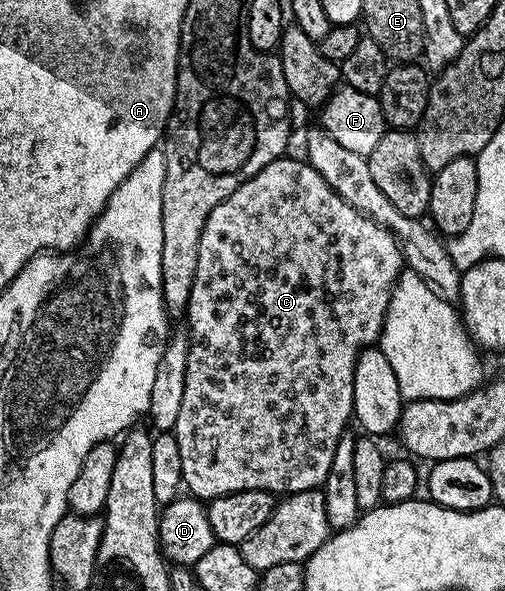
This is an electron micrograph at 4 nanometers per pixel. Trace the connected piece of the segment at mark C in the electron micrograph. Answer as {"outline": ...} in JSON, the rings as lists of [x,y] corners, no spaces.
{"outline":[[[291,155],[262,167],[258,175],[246,179],[246,183],[239,185],[225,201],[214,207],[214,211],[210,211],[210,219],[206,219],[206,227],[202,227],[202,239],[198,243],[198,271],[194,271],[194,287],[188,300],[186,332],[189,355],[186,359],[182,409],[174,430],[176,449],[180,452],[180,473],[188,488],[185,490],[191,496],[211,499],[234,491],[266,491],[287,495],[323,486],[330,463],[334,463],[338,439],[349,428],[353,416],[356,357],[361,349],[379,342],[392,292],[404,268],[404,257],[394,235],[386,231],[386,227],[374,223],[374,219],[350,207],[350,203],[338,196],[330,183],[326,183],[326,179],[322,179],[322,175],[318,175],[307,160],[295,161]]]}

